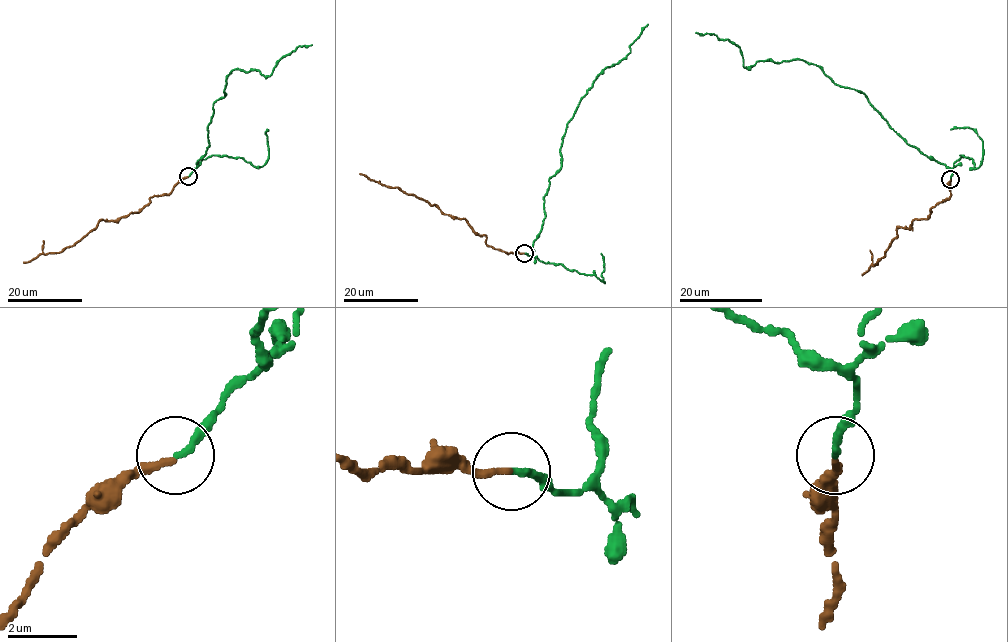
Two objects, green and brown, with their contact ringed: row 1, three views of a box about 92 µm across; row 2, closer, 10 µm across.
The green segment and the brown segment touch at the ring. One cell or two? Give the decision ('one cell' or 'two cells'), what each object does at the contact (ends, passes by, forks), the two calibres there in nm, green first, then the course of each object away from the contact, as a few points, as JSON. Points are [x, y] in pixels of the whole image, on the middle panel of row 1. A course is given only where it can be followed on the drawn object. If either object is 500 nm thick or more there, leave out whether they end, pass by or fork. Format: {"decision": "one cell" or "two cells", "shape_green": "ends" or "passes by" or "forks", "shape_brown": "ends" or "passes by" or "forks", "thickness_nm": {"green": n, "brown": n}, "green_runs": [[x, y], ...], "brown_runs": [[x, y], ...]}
{"decision": "one cell", "shape_green": "ends", "shape_brown": "ends", "thickness_nm": {"green": 220, "brown": 220}, "green_runs": [[524, 253], [533, 253], [541, 231], [566, 125], [593, 81], [630, 51], [647, 24]], "brown_runs": [[524, 253], [506, 253], [486, 244], [486, 236], [478, 235], [464, 218], [444, 215], [415, 195], [359, 173]]}

